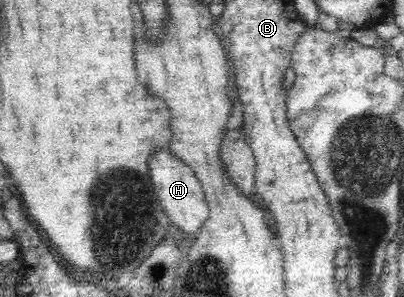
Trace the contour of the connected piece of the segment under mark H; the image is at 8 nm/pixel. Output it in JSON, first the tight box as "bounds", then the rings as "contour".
{"bounds":[148,147,209,234],"contour":[[[167,147],[153,150],[149,154],[148,163],[152,189],[165,216],[173,226],[185,234],[199,233],[199,227],[209,217],[209,207],[205,202],[203,189],[194,171],[180,157],[172,154]]]}

